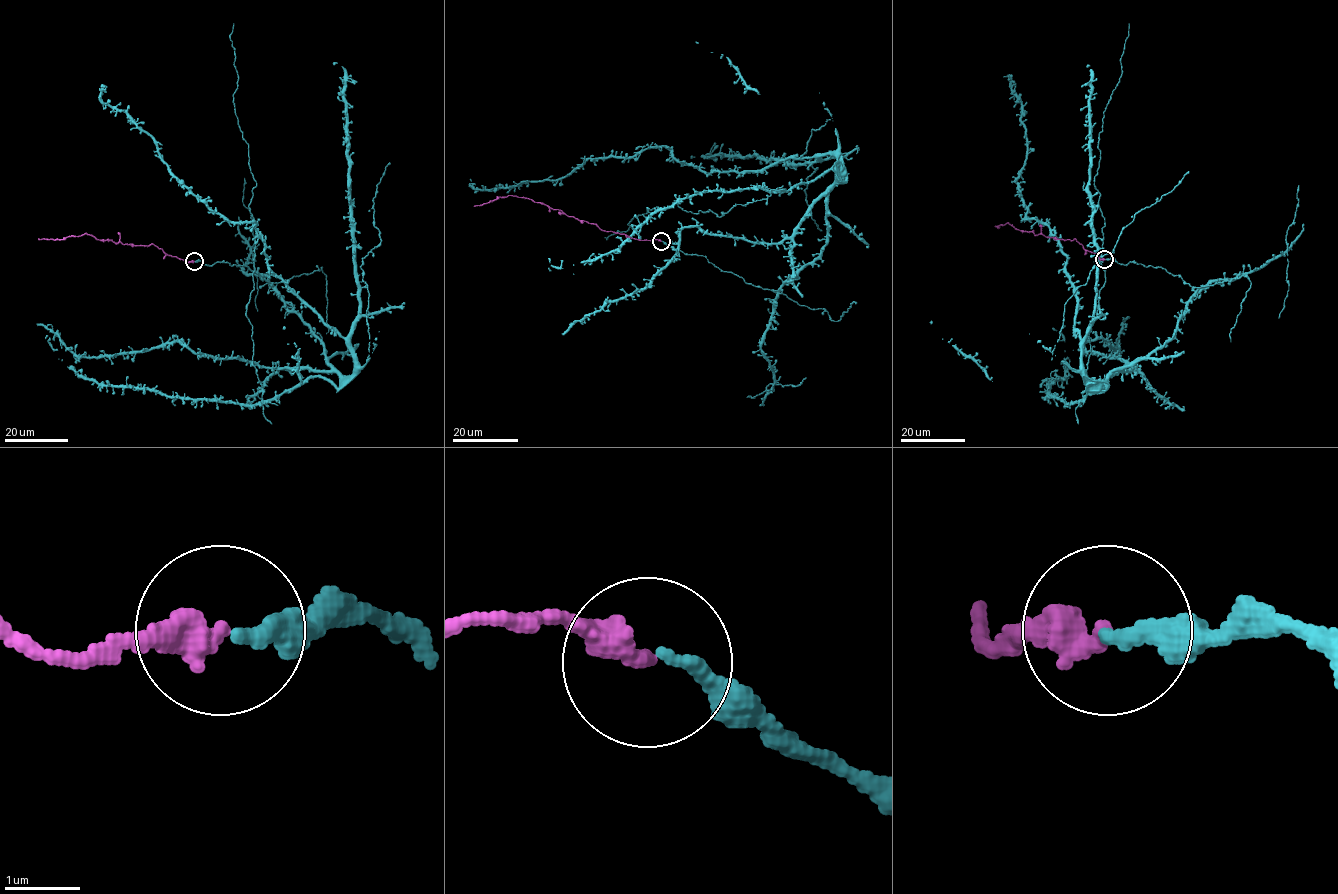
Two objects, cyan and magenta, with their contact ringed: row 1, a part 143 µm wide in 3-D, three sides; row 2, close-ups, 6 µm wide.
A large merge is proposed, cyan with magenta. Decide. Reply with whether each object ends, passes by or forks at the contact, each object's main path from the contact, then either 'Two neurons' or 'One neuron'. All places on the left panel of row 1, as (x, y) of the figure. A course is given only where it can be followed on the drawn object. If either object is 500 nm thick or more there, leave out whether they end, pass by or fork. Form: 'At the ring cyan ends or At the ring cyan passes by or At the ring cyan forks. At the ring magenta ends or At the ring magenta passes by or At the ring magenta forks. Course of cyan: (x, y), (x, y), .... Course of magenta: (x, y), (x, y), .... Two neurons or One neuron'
At the ring cyan ends. At the ring magenta ends. Course of cyan: (194, 262), (269, 281), (339, 388), (314, 376), (262, 399), (233, 23). Course of magenta: (193, 261), (185, 262), (169, 256), (150, 244), (130, 245), (99, 240), (86, 233), (62, 239), (38, 238). One neuron

